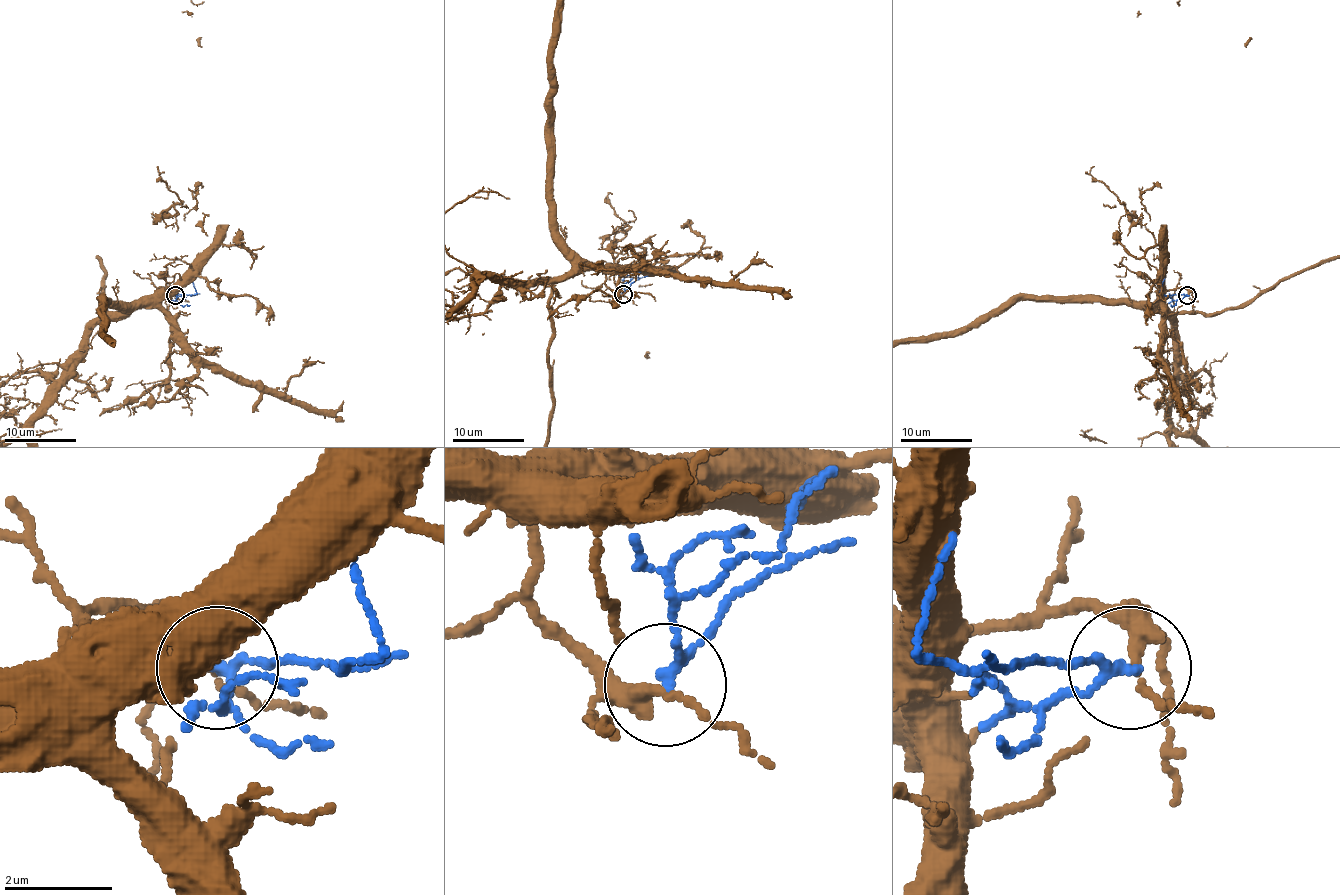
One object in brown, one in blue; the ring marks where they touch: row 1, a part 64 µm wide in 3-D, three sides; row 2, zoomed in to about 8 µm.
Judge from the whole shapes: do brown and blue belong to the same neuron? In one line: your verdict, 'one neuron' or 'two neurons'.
two neurons

